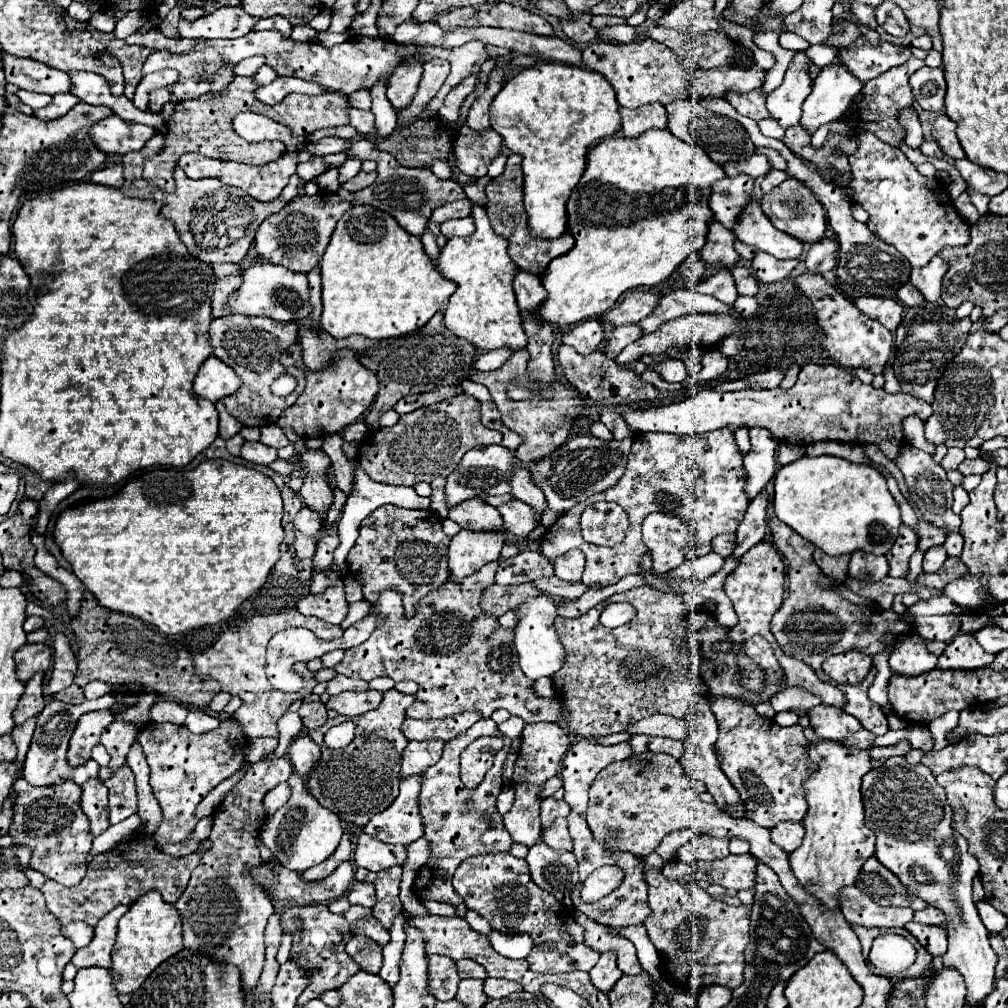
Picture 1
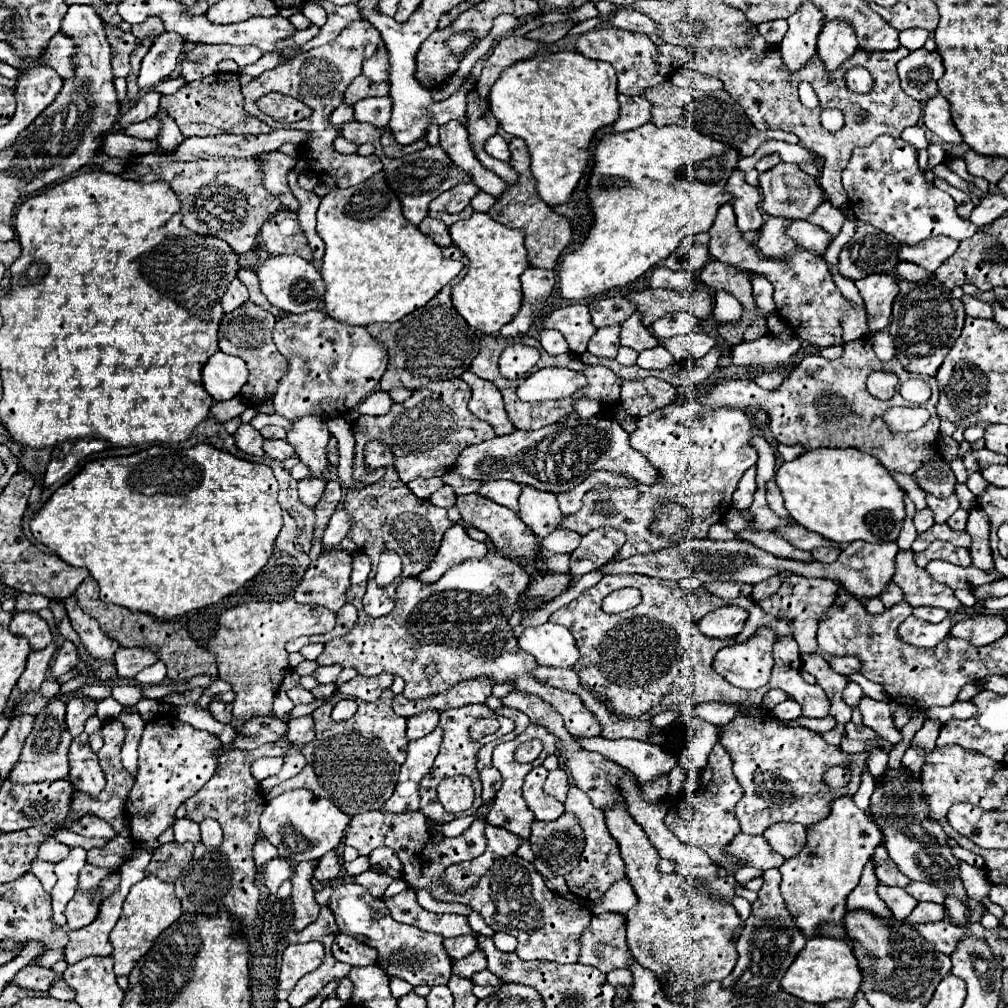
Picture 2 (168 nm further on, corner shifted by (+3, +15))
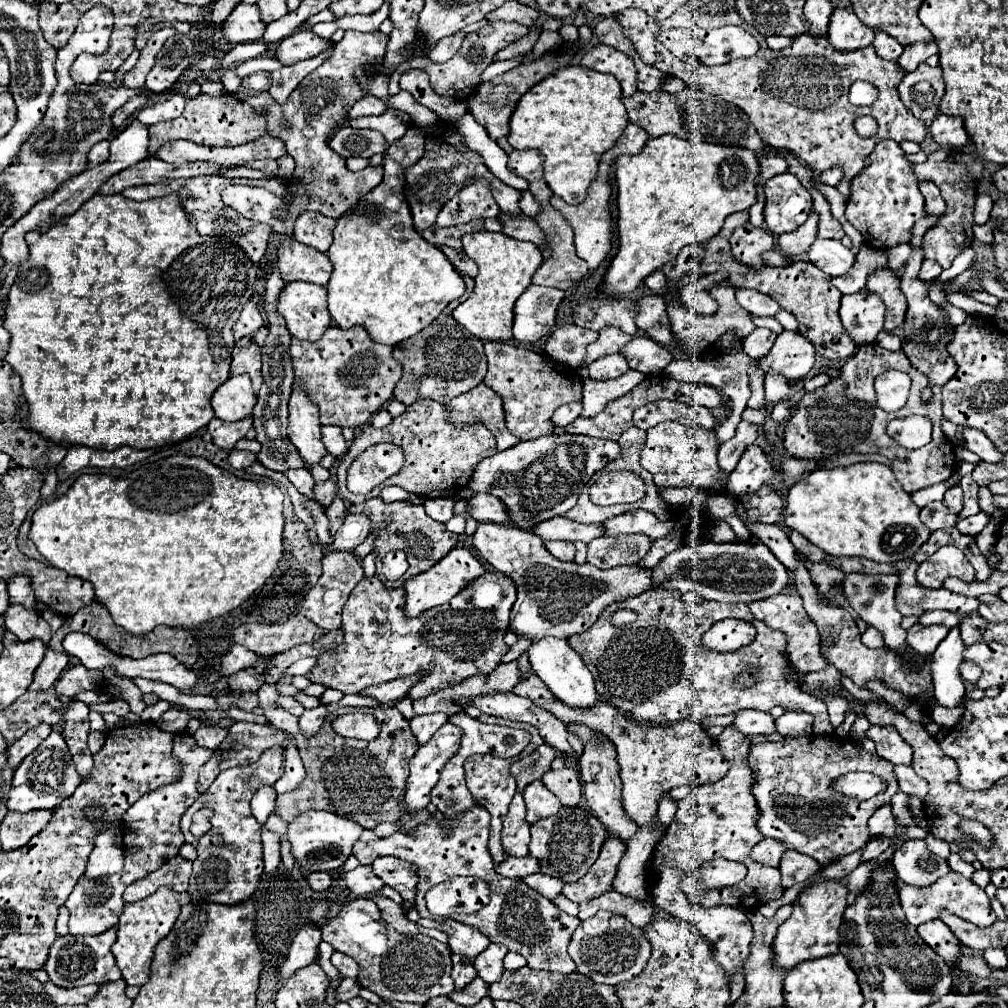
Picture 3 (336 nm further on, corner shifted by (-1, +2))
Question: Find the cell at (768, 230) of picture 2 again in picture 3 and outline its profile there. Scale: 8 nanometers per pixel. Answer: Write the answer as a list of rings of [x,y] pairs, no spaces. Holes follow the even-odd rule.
[[[813,211],[811,217],[799,229],[779,235],[781,253],[787,255],[787,257],[795,257],[795,255],[805,253],[817,237],[817,221],[819,221],[819,215]]]

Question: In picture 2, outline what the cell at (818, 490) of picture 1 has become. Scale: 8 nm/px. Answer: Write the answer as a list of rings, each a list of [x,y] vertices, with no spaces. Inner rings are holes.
[[[855,448],[807,450],[795,460],[785,462],[777,470],[775,482],[781,490],[789,516],[797,524],[825,536],[831,542],[891,542],[897,540],[901,532],[905,506],[899,484],[875,456]]]

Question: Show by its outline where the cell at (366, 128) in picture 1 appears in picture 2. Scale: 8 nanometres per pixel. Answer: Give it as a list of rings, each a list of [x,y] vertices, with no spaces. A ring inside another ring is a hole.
[[[363,98],[353,106],[357,122],[369,122],[377,128],[385,128],[391,118],[391,98]]]

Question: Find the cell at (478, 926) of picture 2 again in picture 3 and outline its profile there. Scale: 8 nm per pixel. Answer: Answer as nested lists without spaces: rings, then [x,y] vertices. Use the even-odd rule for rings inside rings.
[[[491,943],[477,959],[475,959],[475,969],[479,973],[479,977],[485,981],[485,983],[495,983],[499,981],[499,977],[503,975],[503,957],[507,955],[507,949],[505,945],[495,945]]]

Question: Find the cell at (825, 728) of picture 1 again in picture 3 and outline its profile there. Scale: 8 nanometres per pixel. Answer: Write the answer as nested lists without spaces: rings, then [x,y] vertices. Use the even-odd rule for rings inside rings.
[[[651,589],[651,591],[645,591],[639,597],[631,597],[631,599],[621,601],[621,603],[609,605],[601,613],[597,623],[589,631],[585,631],[581,635],[573,635],[569,639],[569,645],[571,645],[571,649],[575,649],[583,657],[585,665],[593,673],[595,687],[597,687],[597,693],[599,693],[601,701],[617,707],[621,713],[625,713],[627,717],[631,717],[631,719],[635,719],[637,723],[643,723],[643,725],[647,725],[647,723],[675,723],[675,721],[687,719],[687,717],[703,719],[703,717],[713,717],[713,715],[737,713],[741,709],[769,711],[771,707],[781,705],[787,711],[813,713],[815,715],[815,723],[813,723],[813,733],[815,735],[835,733],[835,727],[829,723],[827,705],[821,703],[819,699],[815,699],[811,693],[807,693],[799,685],[787,683],[783,679],[783,673],[785,673],[785,667],[787,667],[787,661],[789,661],[787,651],[785,651],[785,647],[787,647],[785,635],[775,631],[775,629],[767,629],[767,625],[763,625],[763,621],[755,621],[755,617],[753,617],[747,603],[719,605],[717,601],[703,601],[703,603],[695,605],[695,603],[685,603],[681,599],[681,593],[667,591],[667,589]],[[619,607],[635,611],[637,621],[629,623],[629,625],[615,627],[611,623],[611,615]],[[727,617],[735,617],[735,619],[743,619],[747,623],[753,623],[753,627],[757,629],[757,635],[751,641],[751,645],[742,647],[737,651],[733,651],[733,653],[715,653],[715,651],[705,647],[703,635],[711,625],[715,625],[717,621],[723,621]],[[743,665],[751,665],[757,671],[757,681],[751,687],[743,687],[737,681],[739,673],[743,671]]]

